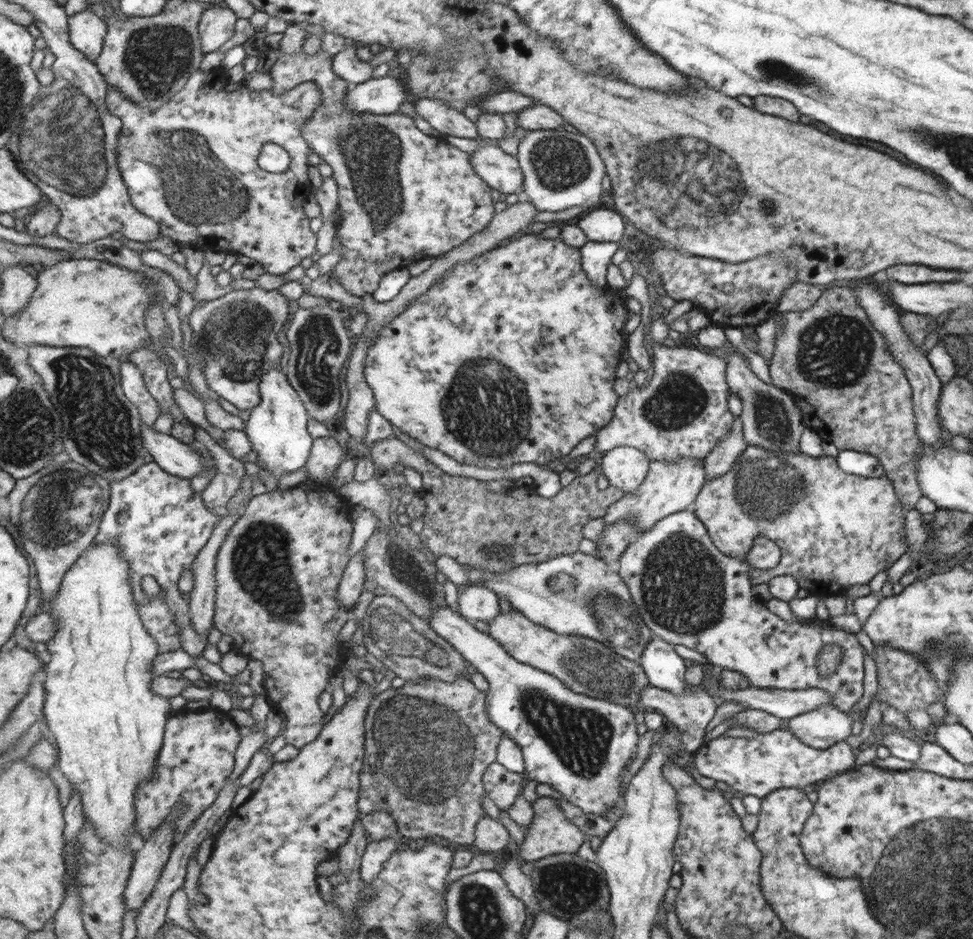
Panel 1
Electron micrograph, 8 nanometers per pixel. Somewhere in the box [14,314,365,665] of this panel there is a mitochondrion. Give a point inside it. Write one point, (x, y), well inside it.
(100, 427)

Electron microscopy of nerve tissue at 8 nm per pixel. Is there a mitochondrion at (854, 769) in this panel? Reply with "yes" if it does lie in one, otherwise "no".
no

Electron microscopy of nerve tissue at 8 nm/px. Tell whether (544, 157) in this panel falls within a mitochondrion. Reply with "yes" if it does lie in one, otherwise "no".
yes

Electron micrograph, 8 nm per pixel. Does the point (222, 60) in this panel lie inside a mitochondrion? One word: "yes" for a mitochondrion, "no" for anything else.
no

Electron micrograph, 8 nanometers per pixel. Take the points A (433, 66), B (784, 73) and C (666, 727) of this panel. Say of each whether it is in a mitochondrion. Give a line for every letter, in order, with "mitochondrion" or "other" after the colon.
A: mitochondrion
B: mitochondrion
C: other

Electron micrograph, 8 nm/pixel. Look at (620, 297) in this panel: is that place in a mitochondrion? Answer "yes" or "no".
no

